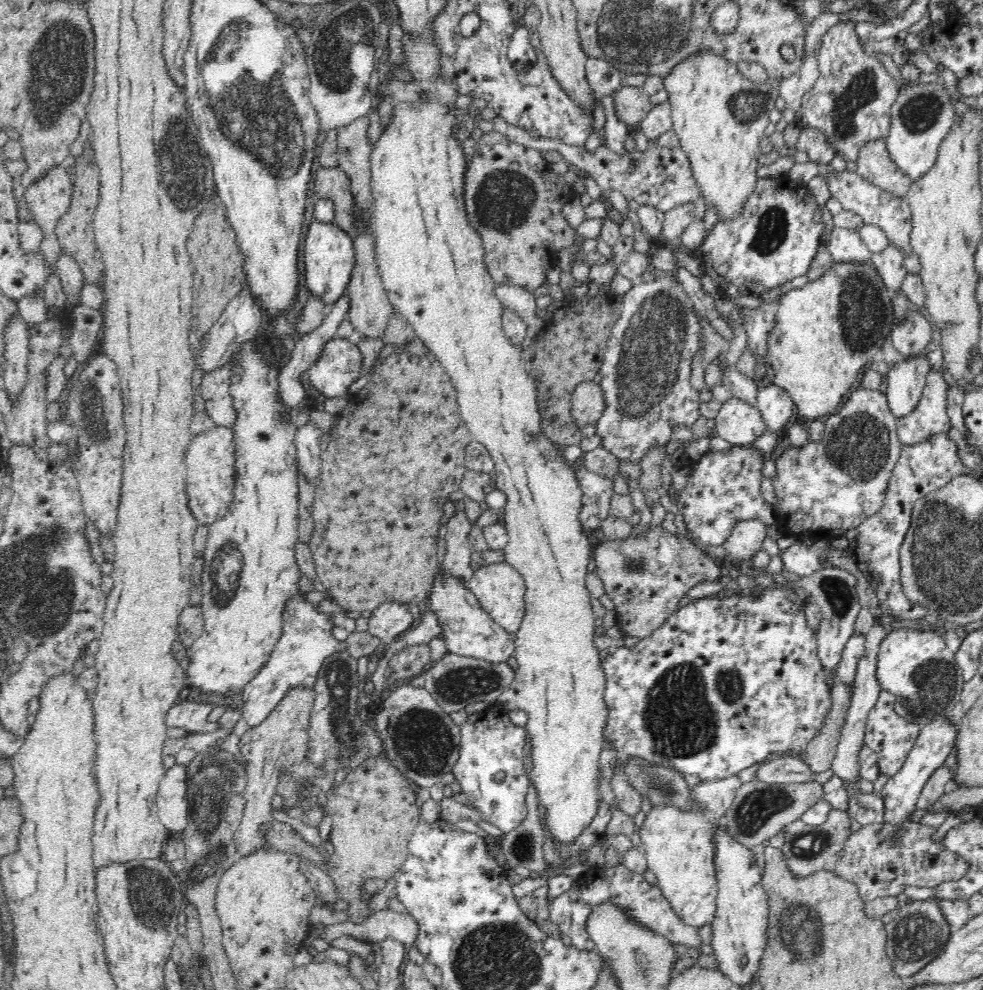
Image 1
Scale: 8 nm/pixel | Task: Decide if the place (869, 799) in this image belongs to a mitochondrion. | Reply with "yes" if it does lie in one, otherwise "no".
no

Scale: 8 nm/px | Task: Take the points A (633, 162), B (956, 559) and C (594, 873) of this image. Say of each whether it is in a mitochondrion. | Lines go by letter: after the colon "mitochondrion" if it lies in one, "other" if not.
A: other
B: mitochondrion
C: other

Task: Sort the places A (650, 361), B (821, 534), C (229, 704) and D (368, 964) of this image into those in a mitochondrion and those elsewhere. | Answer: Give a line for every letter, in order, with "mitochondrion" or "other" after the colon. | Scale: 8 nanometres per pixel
A: mitochondrion
B: other
C: other
D: other

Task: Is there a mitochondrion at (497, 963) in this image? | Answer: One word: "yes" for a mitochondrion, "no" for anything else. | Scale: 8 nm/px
yes

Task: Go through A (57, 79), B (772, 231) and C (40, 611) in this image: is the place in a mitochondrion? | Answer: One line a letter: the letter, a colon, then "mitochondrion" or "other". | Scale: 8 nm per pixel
A: mitochondrion
B: mitochondrion
C: mitochondrion

